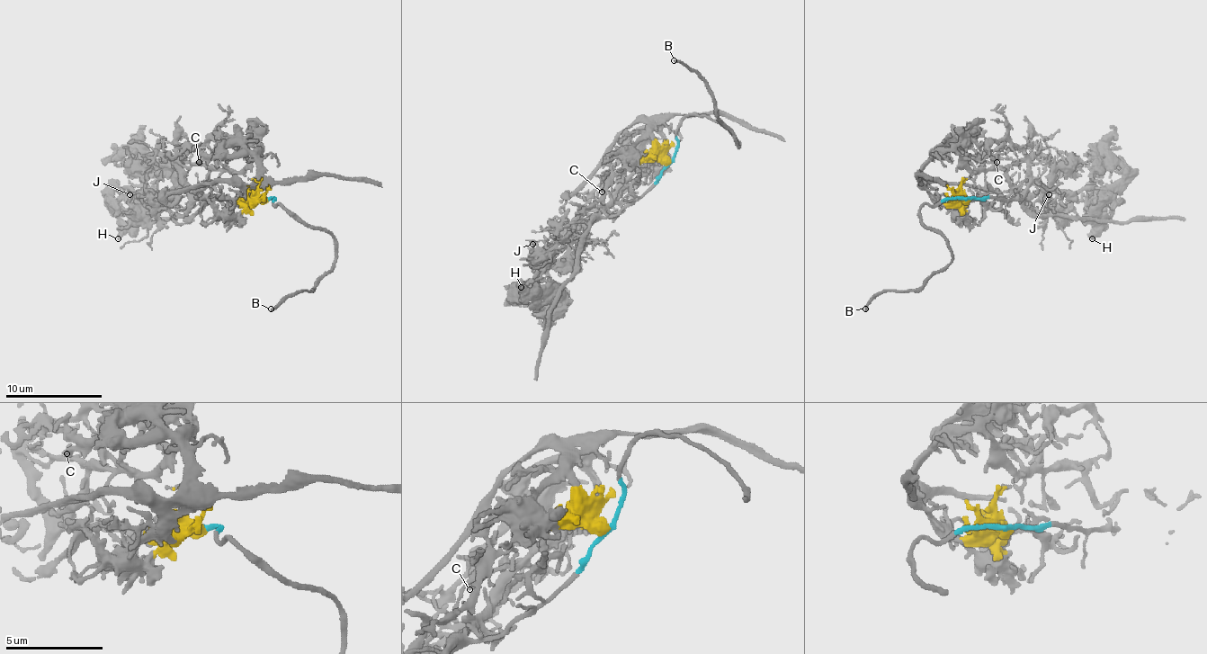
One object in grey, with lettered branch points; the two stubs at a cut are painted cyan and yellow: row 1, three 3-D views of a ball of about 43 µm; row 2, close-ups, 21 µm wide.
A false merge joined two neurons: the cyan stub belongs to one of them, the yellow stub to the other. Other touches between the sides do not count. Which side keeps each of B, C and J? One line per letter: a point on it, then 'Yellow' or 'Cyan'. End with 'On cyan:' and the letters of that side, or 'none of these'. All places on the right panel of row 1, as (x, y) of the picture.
B: Place: (865, 309). Cyan
C: Place: (996, 162). Yellow
J: Place: (1049, 194). Cyan
On cyan: B, J

